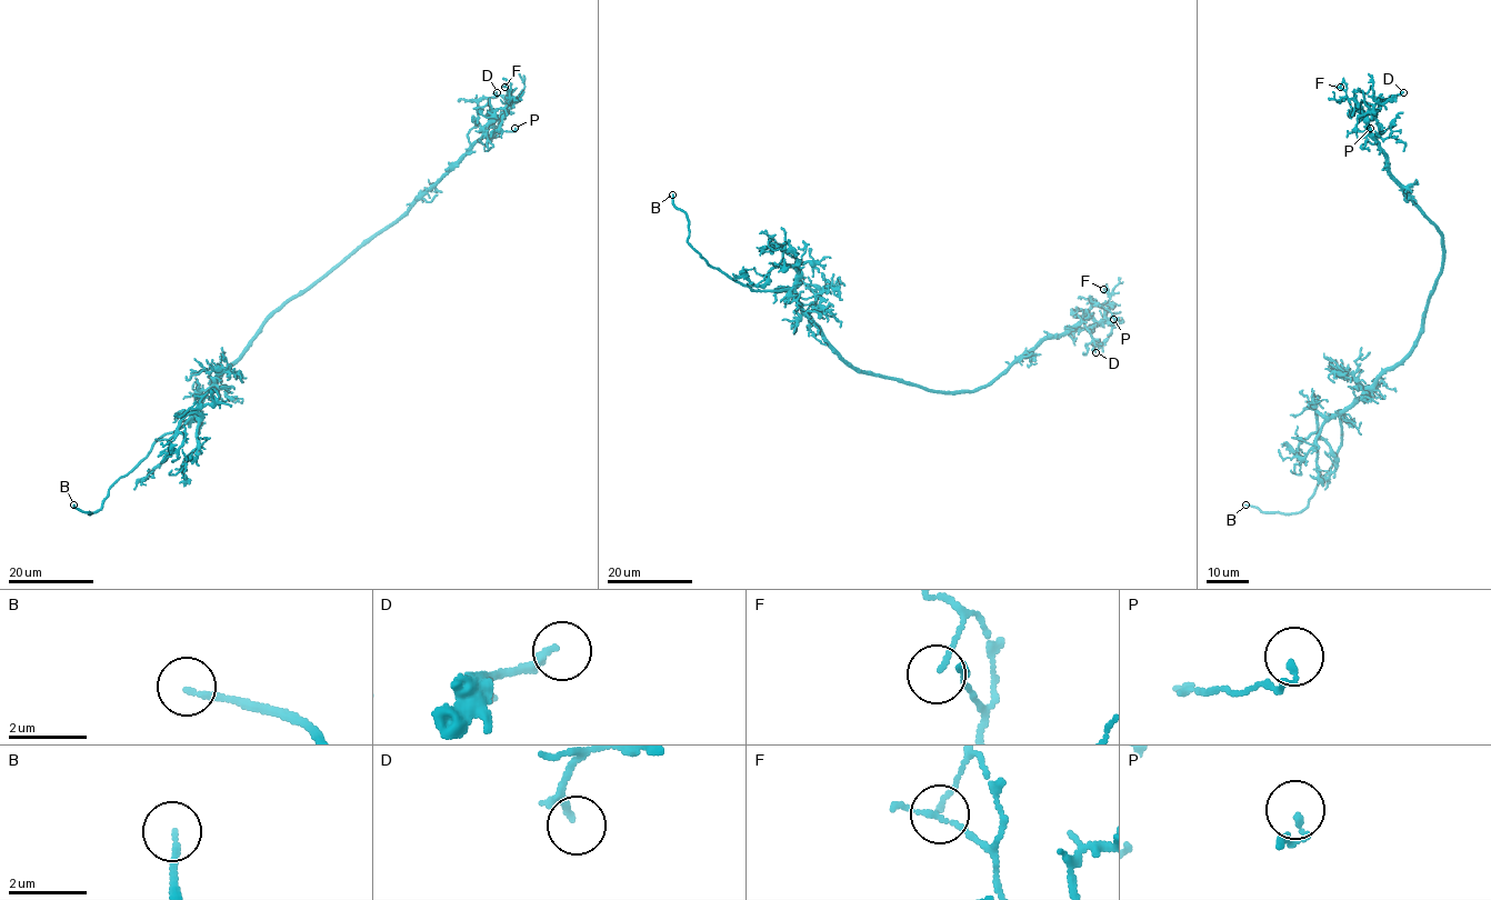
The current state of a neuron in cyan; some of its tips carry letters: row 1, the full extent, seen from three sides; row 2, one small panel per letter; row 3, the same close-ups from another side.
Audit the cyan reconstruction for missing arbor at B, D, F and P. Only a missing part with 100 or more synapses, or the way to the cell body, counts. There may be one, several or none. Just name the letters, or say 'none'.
B

